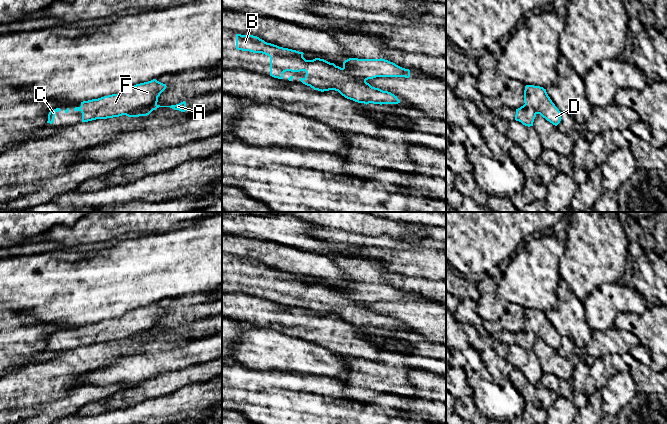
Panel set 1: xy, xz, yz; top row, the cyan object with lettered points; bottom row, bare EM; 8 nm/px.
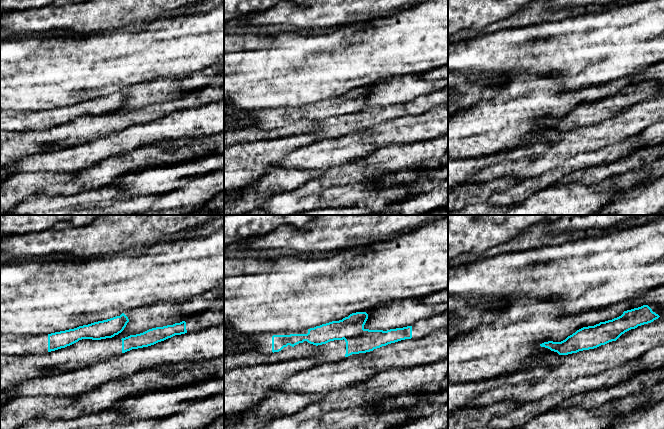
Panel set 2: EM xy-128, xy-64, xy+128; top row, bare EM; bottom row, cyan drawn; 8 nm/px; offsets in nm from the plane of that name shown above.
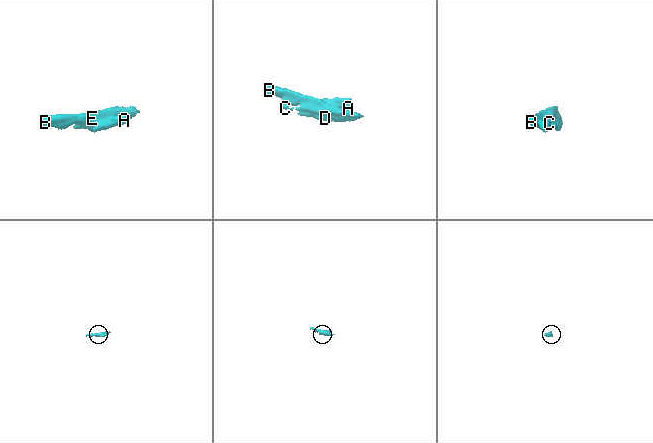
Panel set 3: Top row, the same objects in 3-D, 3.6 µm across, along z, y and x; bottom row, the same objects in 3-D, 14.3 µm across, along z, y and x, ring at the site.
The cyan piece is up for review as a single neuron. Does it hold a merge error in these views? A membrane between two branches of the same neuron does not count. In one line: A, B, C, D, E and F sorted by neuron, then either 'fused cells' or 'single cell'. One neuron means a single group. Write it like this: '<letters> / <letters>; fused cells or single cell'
A / B C D E F; fused cells

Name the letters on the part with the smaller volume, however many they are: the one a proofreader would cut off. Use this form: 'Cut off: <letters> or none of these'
Cut off: A

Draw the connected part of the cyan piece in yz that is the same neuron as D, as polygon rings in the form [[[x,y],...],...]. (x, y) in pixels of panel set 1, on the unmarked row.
[[[526,309],[524,314],[524,327],[530,329],[547,345],[557,350],[561,345],[562,337],[548,320],[546,313],[540,310]]]

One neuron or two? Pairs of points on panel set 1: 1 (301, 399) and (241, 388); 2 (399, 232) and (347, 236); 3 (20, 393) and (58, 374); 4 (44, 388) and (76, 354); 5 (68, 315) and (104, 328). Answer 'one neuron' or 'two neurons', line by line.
1: one neuron
2: two neurons
3: one neuron
4: one neuron
5: two neurons

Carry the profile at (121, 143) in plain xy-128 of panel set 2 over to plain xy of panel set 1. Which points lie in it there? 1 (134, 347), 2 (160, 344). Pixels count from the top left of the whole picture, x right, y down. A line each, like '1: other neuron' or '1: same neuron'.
1: other neuron
2: other neuron

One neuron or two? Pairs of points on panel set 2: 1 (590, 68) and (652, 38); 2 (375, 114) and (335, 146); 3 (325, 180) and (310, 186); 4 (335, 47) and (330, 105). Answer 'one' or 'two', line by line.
1: one
2: two
3: one
4: two

